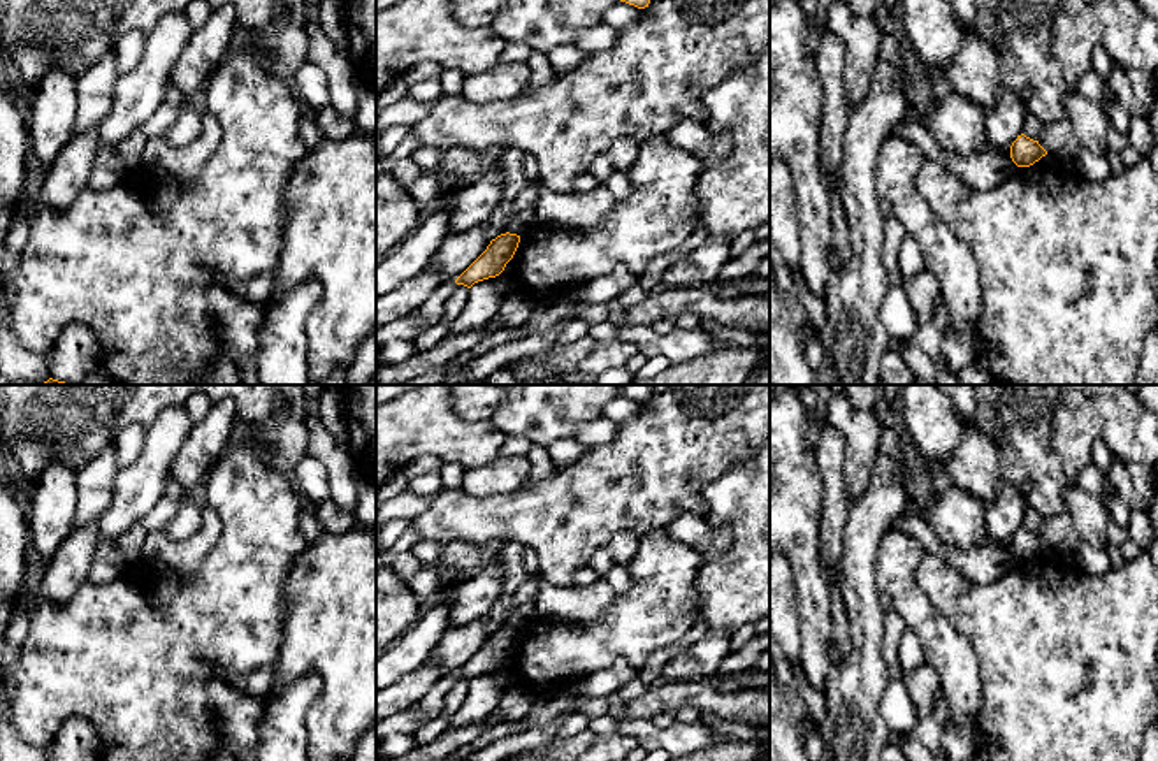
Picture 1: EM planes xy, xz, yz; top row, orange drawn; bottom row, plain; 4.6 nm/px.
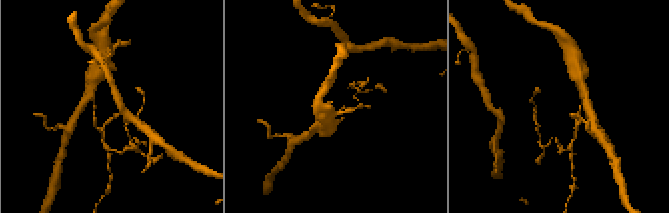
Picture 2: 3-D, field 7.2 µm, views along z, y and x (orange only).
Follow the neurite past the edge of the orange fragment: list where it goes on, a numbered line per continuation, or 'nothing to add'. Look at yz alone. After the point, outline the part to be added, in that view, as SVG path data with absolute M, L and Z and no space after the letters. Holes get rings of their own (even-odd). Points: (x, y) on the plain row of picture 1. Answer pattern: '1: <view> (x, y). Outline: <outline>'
nothing to add

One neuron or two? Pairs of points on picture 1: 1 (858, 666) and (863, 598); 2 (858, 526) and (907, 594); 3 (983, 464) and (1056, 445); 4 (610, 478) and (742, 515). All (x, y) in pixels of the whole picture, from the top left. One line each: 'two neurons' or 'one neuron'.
1: one neuron
2: two neurons
3: two neurons
4: two neurons

